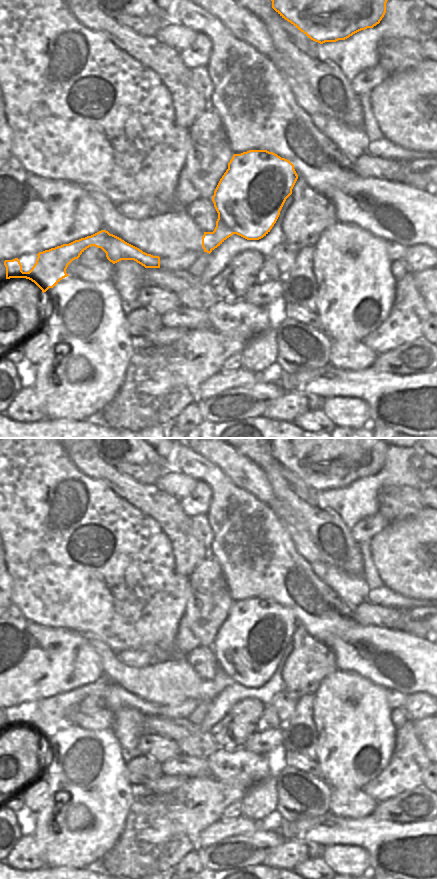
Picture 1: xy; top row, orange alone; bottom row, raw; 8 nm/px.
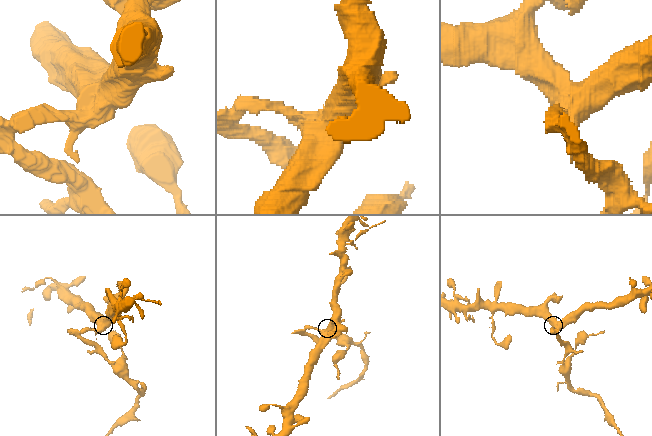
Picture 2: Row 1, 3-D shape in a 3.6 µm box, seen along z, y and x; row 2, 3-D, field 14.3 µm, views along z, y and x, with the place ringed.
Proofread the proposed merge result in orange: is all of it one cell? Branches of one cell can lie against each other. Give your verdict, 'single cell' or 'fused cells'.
fused cells

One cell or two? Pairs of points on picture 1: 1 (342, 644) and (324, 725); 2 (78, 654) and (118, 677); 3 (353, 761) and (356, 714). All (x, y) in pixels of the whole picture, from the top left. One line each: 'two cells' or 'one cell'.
1: two cells
2: two cells
3: one cell

